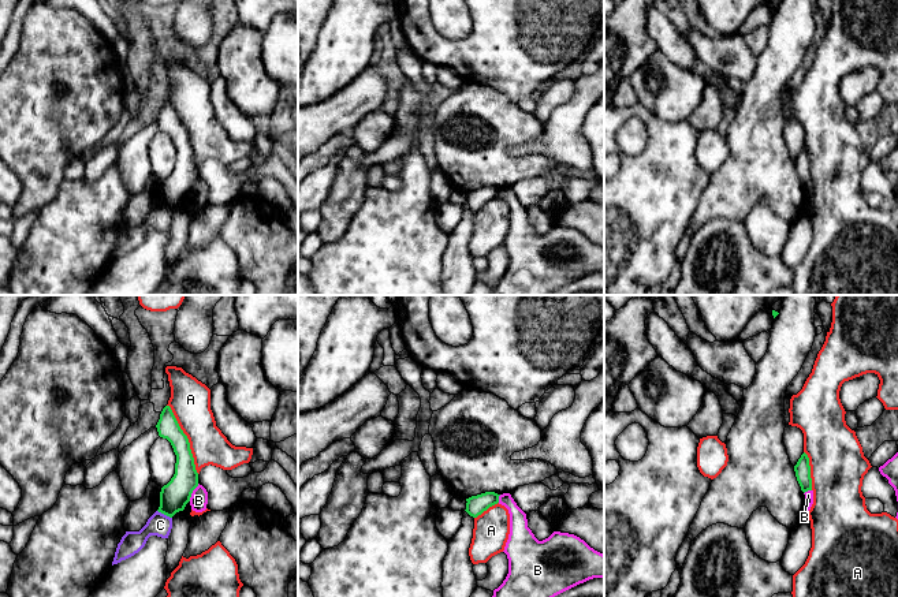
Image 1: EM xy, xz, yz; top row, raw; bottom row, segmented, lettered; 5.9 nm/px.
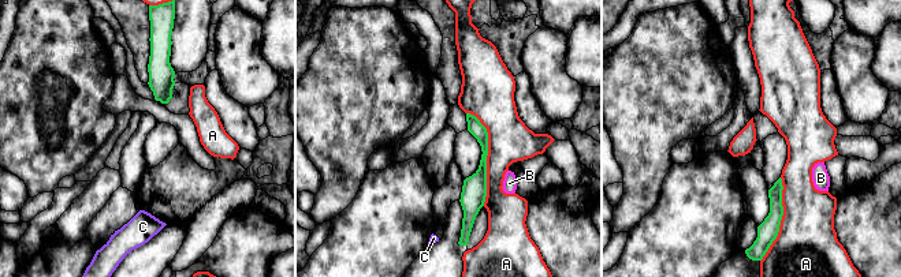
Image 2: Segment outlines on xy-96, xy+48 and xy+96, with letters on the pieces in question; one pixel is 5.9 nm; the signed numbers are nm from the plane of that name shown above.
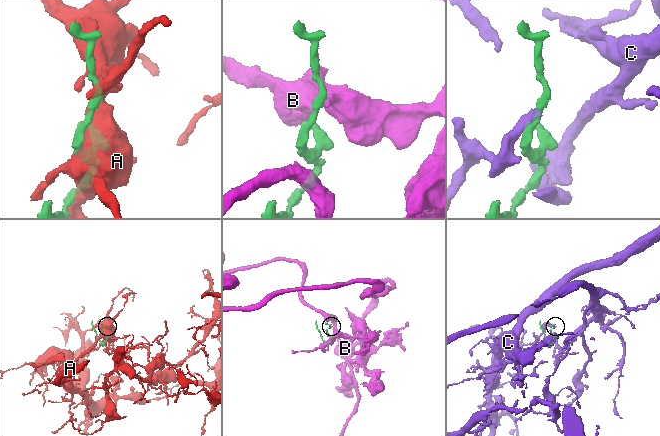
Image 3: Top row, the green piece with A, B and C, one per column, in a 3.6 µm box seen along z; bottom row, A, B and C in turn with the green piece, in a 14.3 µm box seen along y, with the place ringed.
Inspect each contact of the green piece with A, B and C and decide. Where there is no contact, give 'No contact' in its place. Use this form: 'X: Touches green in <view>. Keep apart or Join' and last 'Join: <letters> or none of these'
A: Touches green in xy. Keep apart
B: Touches green in xy. Keep apart
C: Touches green in xy. Keep apart
Join: none of these

